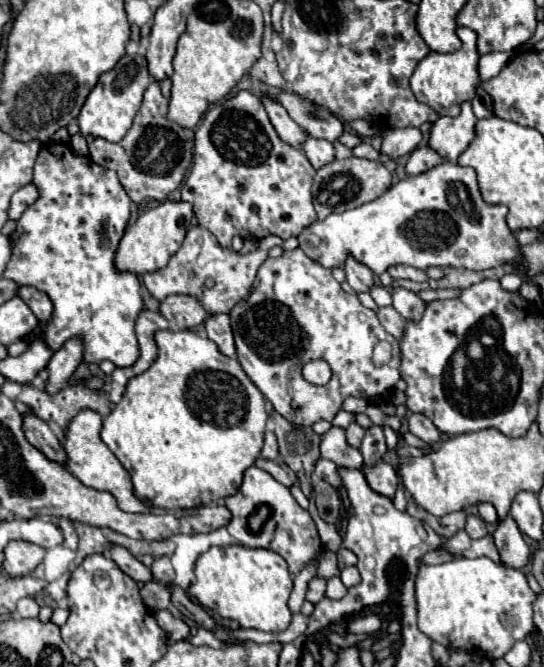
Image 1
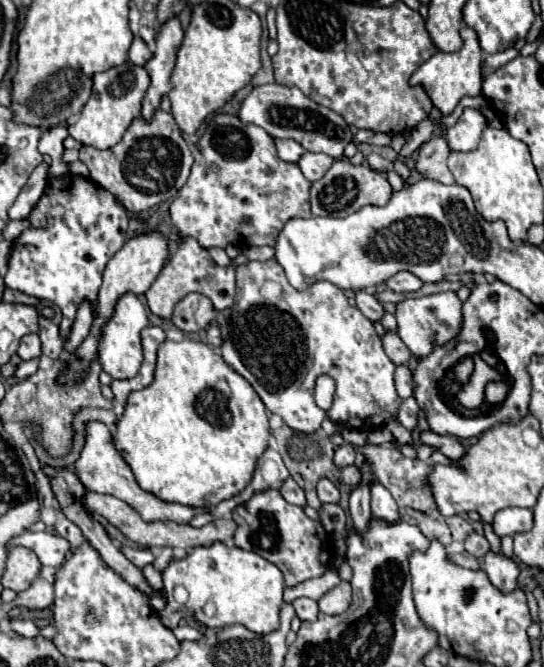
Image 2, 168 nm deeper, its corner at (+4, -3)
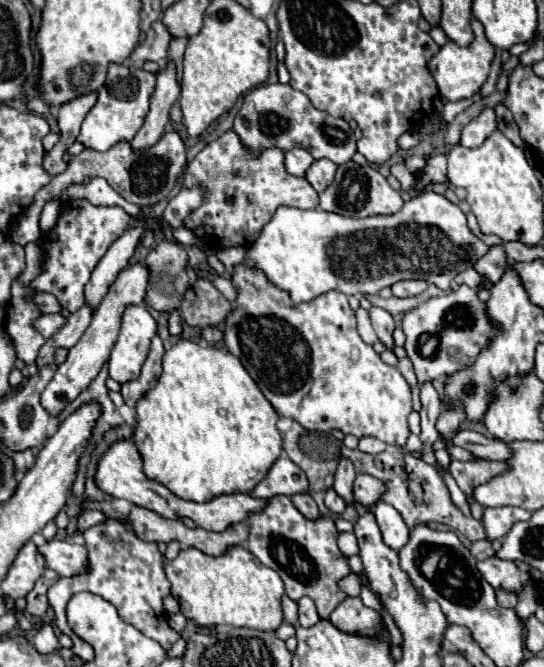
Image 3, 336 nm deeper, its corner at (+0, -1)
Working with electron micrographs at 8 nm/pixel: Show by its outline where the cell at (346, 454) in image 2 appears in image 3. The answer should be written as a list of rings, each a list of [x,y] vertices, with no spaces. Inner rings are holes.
[[[340,459],[338,469],[336,469],[336,479],[334,479],[334,491],[350,505],[354,501],[352,497],[352,483],[354,483],[354,465],[350,459]]]

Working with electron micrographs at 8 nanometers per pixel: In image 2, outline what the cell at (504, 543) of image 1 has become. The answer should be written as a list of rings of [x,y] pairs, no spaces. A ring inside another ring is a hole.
[[[488,553],[484,557],[484,571],[490,579],[490,583],[500,589],[502,593],[510,593],[518,587],[518,565],[504,557],[504,555],[496,555],[496,553]]]

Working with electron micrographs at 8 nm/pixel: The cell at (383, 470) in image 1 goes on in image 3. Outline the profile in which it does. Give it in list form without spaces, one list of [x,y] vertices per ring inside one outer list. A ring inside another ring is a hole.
[[[382,499],[380,503],[376,503],[376,507],[372,507],[372,513],[376,515],[376,521],[380,525],[384,543],[396,551],[402,549],[404,543],[408,543],[408,535],[410,535],[410,529],[404,523],[402,515],[390,503]]]

